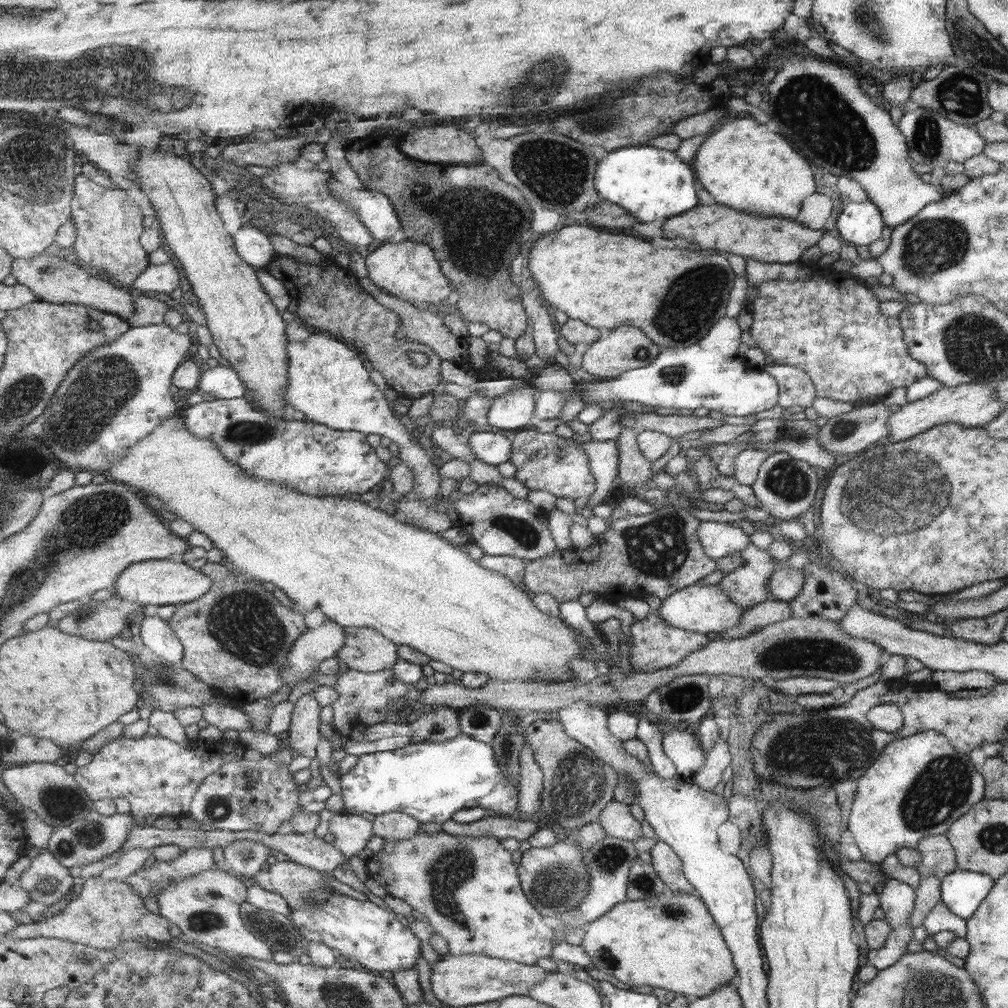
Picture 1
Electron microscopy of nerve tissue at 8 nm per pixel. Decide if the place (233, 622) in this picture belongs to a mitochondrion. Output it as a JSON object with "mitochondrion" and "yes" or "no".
{"mitochondrion":"yes"}

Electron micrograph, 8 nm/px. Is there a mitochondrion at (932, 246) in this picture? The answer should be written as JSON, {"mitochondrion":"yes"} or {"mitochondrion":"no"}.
{"mitochondrion":"yes"}

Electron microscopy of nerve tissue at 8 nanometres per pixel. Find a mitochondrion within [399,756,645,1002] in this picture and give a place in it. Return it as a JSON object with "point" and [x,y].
{"point":[455,867]}

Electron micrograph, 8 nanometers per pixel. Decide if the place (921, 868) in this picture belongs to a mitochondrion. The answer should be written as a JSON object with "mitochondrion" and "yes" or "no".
{"mitochondrion":"no"}

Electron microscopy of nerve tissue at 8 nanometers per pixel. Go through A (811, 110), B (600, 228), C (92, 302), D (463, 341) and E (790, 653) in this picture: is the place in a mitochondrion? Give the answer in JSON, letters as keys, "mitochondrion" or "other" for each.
{"A":"mitochondrion","B":"other","C":"other","D":"other","E":"mitochondrion"}

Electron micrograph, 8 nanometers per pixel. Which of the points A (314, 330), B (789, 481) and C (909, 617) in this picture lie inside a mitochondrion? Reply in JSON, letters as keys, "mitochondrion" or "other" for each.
{"A":"other","B":"mitochondrion","C":"other"}

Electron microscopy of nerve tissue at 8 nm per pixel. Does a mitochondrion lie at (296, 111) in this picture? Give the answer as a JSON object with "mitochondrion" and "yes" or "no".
{"mitochondrion":"no"}

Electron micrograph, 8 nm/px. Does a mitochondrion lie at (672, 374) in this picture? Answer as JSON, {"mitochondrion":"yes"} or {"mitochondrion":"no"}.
{"mitochondrion":"yes"}

